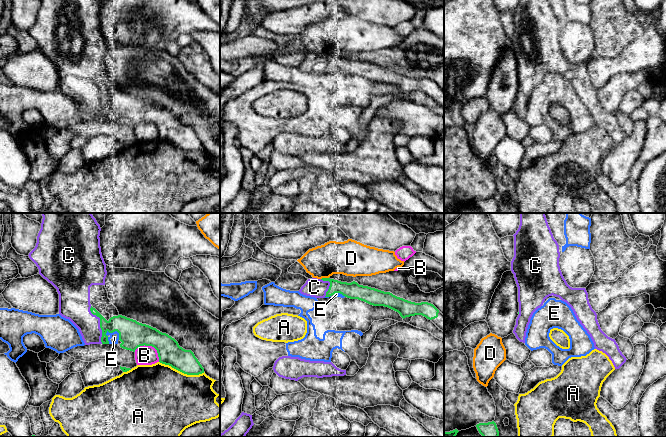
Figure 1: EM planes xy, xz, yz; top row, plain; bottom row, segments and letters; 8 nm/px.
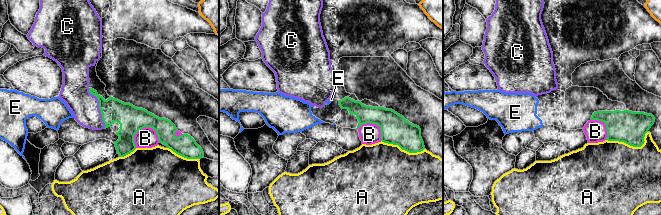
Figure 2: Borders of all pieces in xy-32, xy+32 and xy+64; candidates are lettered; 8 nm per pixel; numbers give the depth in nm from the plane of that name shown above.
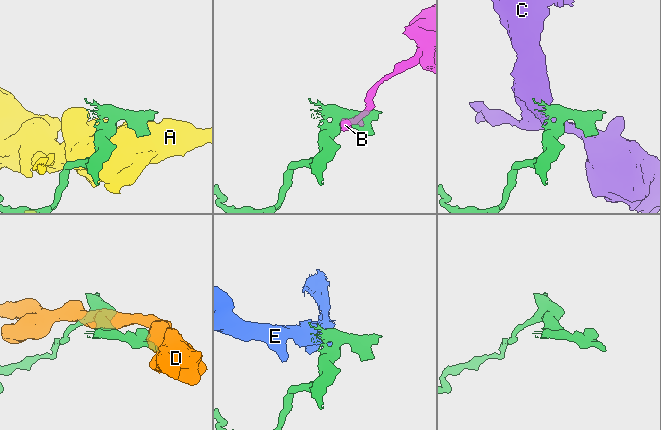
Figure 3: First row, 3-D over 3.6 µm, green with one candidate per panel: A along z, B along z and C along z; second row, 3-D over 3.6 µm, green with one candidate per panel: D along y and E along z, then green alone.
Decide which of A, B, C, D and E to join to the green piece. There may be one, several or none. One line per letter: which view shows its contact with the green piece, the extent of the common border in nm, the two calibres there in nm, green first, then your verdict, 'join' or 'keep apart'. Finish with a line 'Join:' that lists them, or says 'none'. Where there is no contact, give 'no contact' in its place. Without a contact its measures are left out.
A: meets green in xy; contact 380 nm long; 190 nm thick on the green side, 500 nm on the other; keep apart
B: meets green in xy; contact 220 nm long; 220 nm thick on the green side, 160 nm on the other; keep apart
C: meets green in xy; contact 320 nm long; 190 nm thick on the green side, 240 nm on the other; join
D: meets green in xz; contact 70 nm long; 130 nm thick on the green side, 280 nm on the other; keep apart
E: meets green in xy; contact 130 nm long; 220 nm thick on the green side, 80 nm on the other; keep apart
Join: C

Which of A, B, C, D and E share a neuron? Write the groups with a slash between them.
A / B / C / D / E

